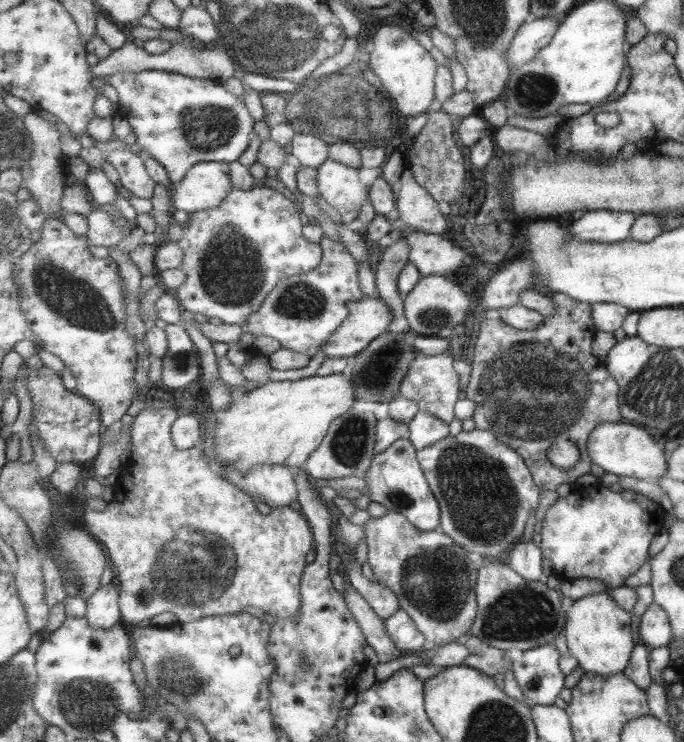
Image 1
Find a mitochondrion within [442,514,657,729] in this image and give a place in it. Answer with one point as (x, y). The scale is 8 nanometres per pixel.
(521, 613)

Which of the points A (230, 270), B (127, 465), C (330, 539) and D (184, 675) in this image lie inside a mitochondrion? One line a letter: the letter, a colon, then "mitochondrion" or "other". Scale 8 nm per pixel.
A: mitochondrion
B: other
C: other
D: mitochondrion

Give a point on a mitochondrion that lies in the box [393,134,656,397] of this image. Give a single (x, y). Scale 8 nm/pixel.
(429, 319)

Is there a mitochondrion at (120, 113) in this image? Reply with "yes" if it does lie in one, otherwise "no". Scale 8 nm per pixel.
no

